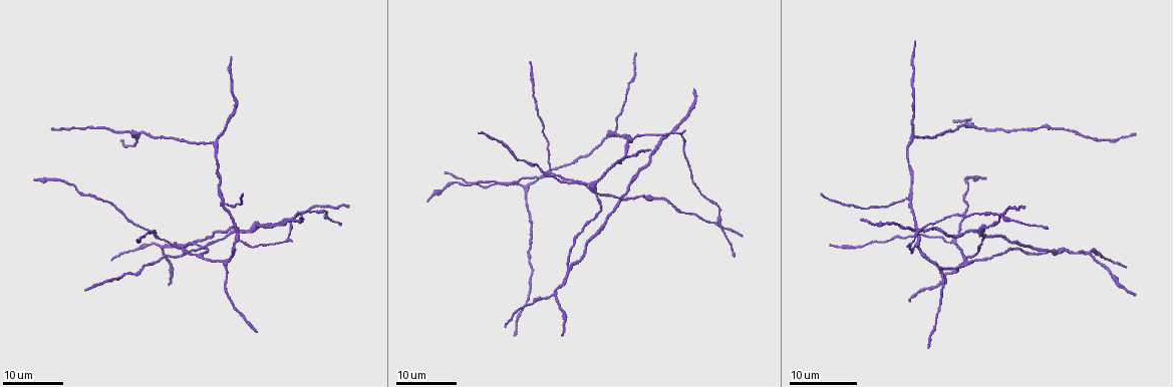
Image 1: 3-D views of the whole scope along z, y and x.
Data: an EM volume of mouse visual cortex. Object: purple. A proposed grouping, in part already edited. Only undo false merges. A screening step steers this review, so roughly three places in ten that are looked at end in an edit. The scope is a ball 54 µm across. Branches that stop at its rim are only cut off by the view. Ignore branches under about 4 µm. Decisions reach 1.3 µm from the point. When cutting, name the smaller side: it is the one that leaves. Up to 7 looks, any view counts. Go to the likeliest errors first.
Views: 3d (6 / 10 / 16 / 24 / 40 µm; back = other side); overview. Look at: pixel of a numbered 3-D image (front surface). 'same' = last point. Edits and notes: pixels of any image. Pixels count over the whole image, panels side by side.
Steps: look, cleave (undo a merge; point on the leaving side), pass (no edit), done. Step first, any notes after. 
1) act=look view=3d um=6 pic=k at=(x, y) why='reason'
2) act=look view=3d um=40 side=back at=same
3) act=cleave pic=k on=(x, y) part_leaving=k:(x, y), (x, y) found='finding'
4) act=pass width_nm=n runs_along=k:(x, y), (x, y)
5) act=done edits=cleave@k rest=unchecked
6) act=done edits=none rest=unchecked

act=look view=3d um=24 pic=1 at=(189, 250)

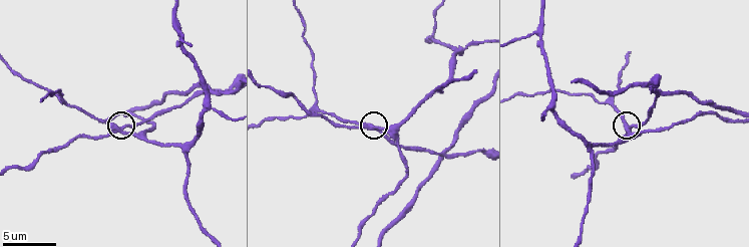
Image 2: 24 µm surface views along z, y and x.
act=look view=3d um=10 pic=2 at=(118, 128)

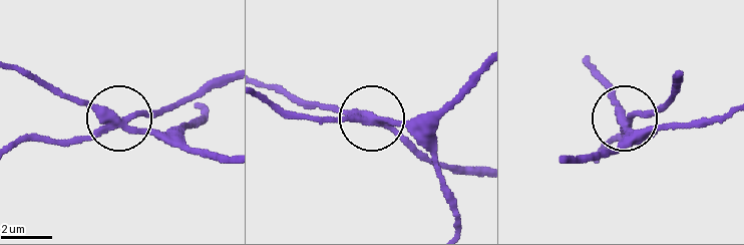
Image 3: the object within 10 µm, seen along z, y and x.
act=cleave pic=3 on=(148, 116) arms=4 found='two neurons meet here'

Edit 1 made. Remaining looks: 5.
act=look view=3d um=16 pic=1 at=(1059, 251)

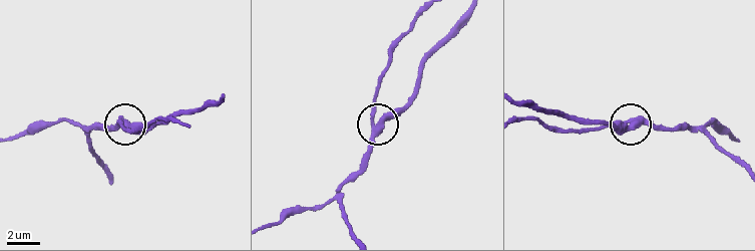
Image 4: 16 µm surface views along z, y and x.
act=look view=3d um=6 pic=4 at=(380, 125)

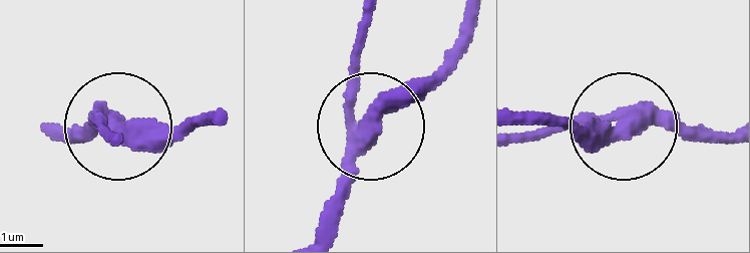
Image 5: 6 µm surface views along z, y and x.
act=look view=3d um=6 side=back pic=5 at=(374, 122) why='from behind'

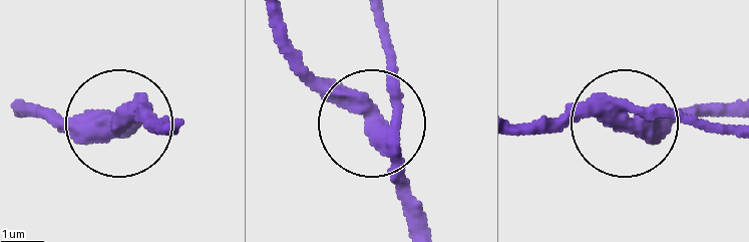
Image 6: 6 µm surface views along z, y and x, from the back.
act=cleave pic=6 on=(102, 120) arms=3 part_leaving=6:(390, 154), (282, 16) found='a second neuron is stuck on'

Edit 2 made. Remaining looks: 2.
act=look view=3d um=24 pic=1 at=(971, 126) why='small branch off a trunk'

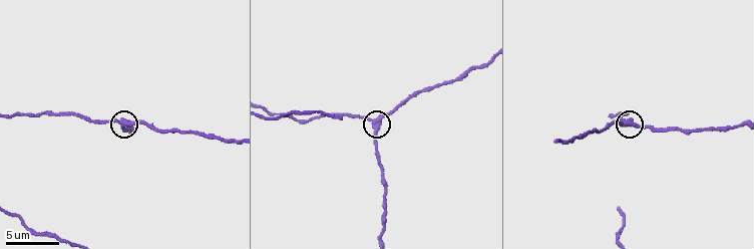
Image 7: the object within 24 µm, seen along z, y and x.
act=look view=3d um=6 pic=7 at=(121, 121)

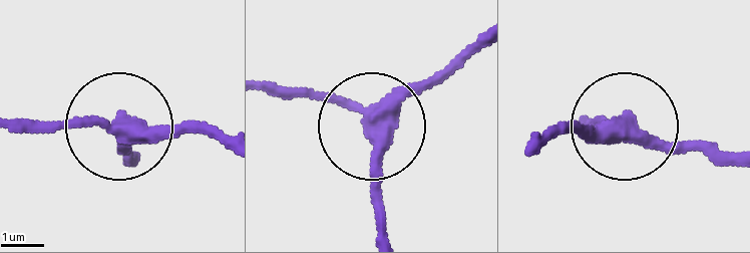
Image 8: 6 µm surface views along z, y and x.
act=pass runs_along=8:(476, 37), (368, 119), (275, 83) found='continuous, no second neuron'

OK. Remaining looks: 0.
act=done edits=cleave@3,cleave@6 rest=unchecked

